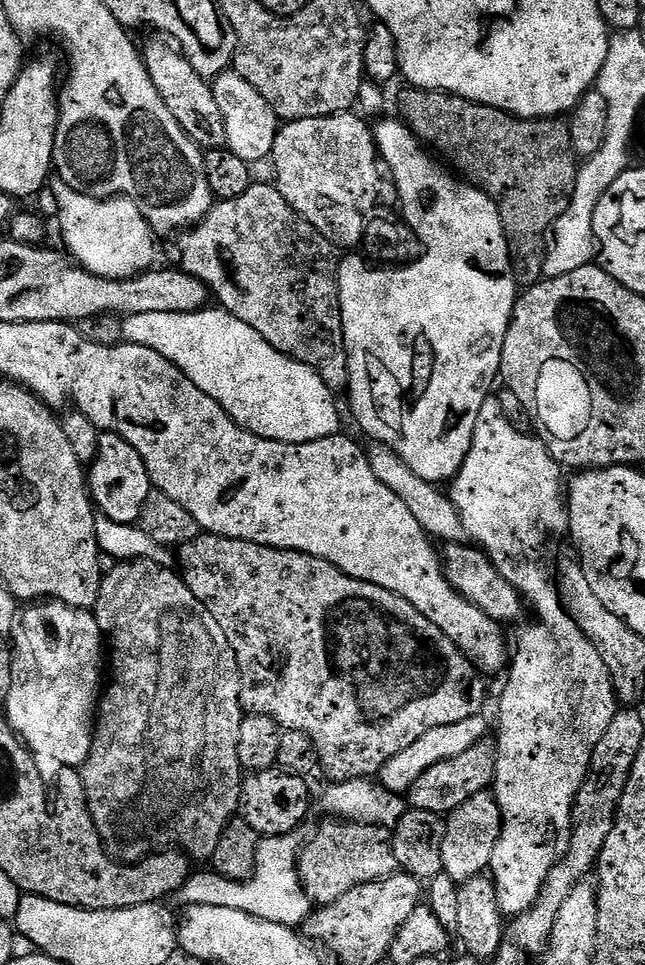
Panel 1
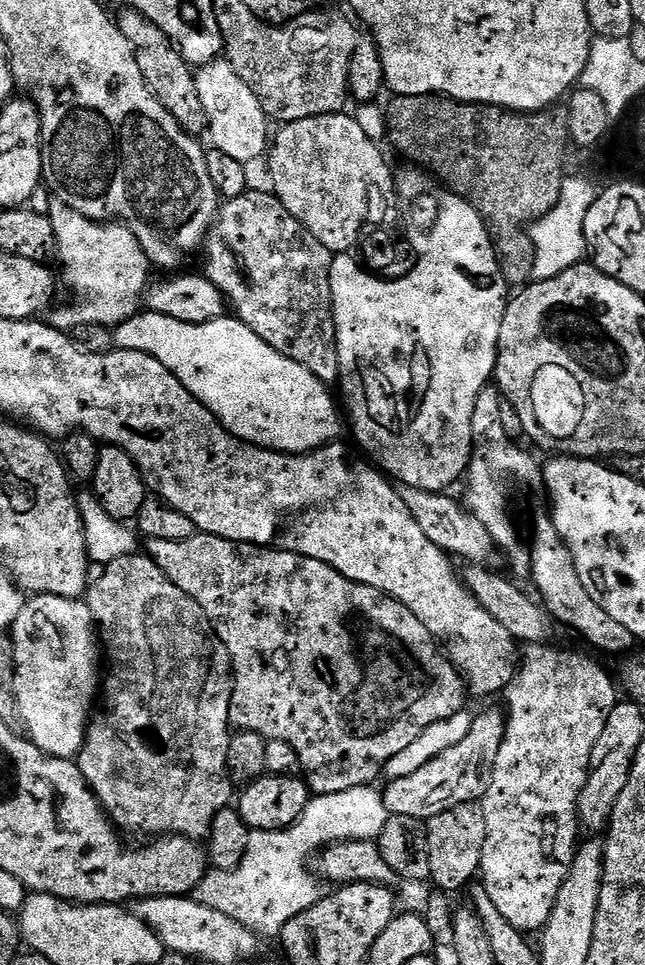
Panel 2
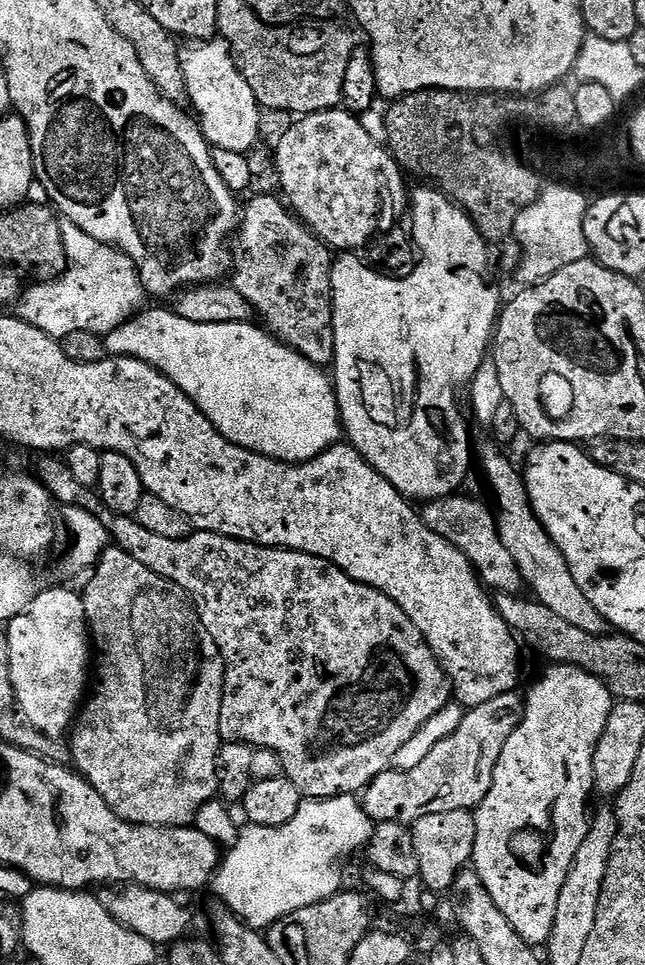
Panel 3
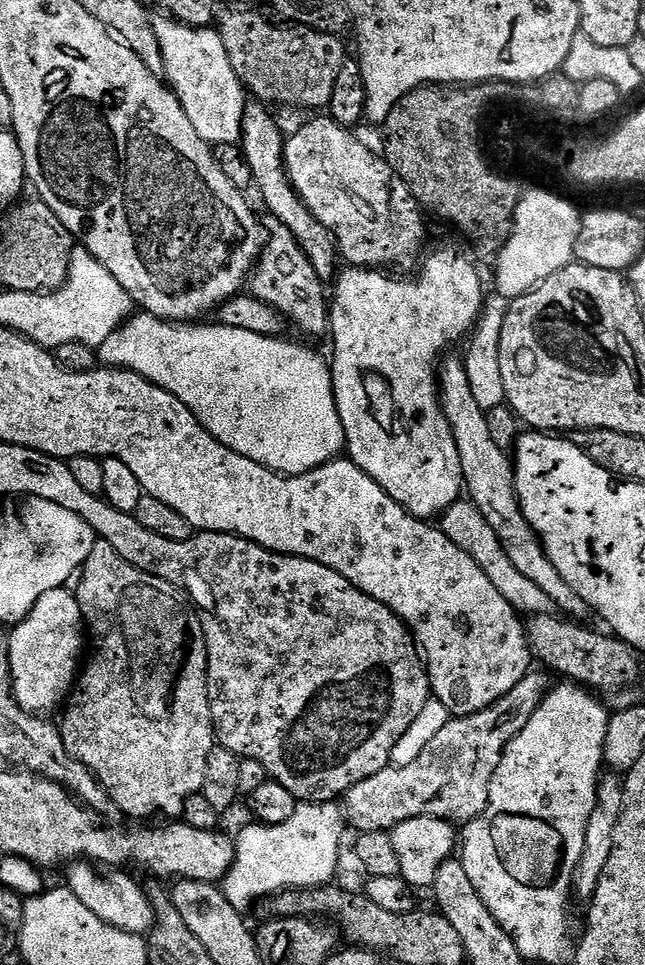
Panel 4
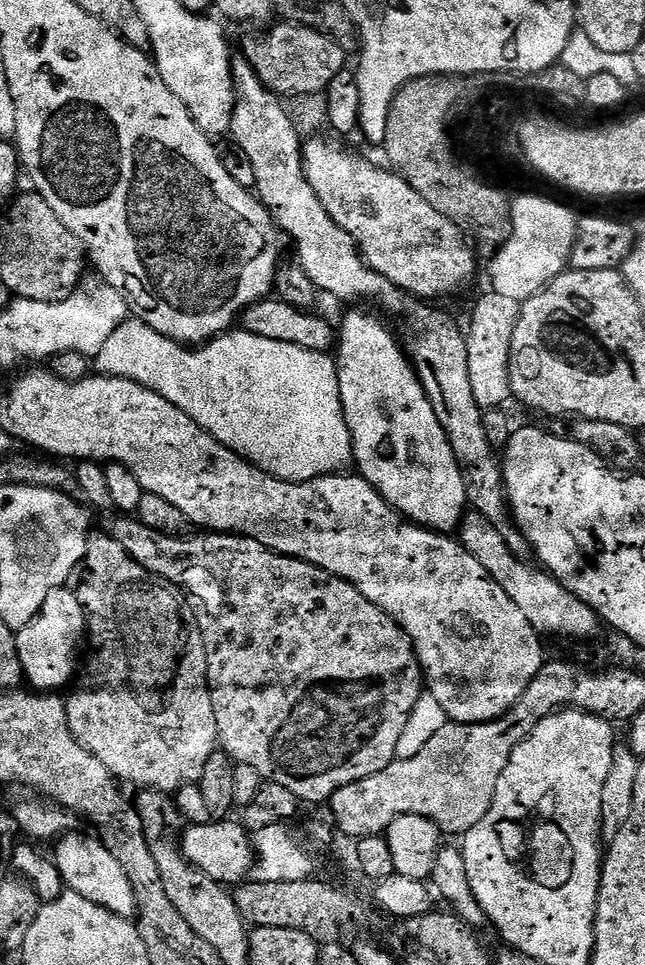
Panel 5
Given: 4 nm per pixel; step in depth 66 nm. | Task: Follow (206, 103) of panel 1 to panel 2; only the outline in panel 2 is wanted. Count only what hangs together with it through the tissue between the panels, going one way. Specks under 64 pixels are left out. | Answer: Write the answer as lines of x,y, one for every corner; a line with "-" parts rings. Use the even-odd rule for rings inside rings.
133,8
123,9
119,14
120,29
130,46
136,49
138,70
142,70
142,78
148,83
148,88
162,102
162,106
170,110
184,132
197,138
203,137
208,132
208,116
204,112
202,98
198,98
196,72
185,62
179,48
173,45
164,31
154,26
154,22
150,22
150,18

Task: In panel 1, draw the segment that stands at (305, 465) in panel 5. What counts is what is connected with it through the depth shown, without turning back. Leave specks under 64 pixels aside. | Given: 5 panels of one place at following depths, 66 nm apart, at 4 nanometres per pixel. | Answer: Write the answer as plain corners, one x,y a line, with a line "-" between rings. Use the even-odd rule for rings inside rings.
209,307
207,310
190,314
134,314
122,320
122,336
129,344
146,346
150,350
158,350
162,358
171,364
202,394
206,394
222,408
239,428
245,428
250,434
258,434
258,438
270,438
274,442
301,444
302,442
318,442
318,438
337,435
340,428
340,412
336,409
337,397
318,378
310,366
302,366
302,362
294,362
294,358
283,356
274,346
270,346
246,322
238,322
223,308

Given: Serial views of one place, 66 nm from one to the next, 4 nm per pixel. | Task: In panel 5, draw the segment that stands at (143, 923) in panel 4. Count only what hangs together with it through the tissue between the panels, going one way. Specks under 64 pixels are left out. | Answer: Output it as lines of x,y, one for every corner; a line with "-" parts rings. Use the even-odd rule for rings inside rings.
69,830
55,841
56,853
54,859
58,866
58,874
62,874
64,887
67,891
86,898
86,902
94,902
106,910
125,918
136,915
136,899
134,898
134,886
130,886
130,880
118,866
118,860
110,854
103,839
95,835
83,836
77,830

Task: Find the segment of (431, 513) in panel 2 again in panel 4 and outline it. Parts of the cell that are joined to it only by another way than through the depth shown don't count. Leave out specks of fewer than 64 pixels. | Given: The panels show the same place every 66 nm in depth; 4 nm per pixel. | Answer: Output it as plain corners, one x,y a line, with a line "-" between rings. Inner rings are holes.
461,498
449,506
444,515
439,517
438,527
446,534
446,538
450,538
450,542
454,542
454,546
458,546
458,550
466,550
466,554
470,554
470,558
474,558
474,562
482,566
482,574
486,574
486,578
494,582
498,594
502,594
502,598
506,598
506,602
510,602
510,606
517,612
537,616
543,612
553,611
554,605
550,598
538,588
538,585
530,582
526,574
514,570
502,542
498,542
498,534
494,534
490,522
482,518
482,510
478,510
478,506
474,506
471,500

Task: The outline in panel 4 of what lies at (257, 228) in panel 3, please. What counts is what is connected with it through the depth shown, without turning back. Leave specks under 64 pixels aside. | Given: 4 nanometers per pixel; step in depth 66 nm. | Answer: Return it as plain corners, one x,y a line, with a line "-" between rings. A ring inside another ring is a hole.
275,218
269,221
266,224
266,251
254,272
254,295
274,306
289,325
297,324
306,335
327,337
330,332
330,296
324,293
325,277
321,276
312,257
290,229

